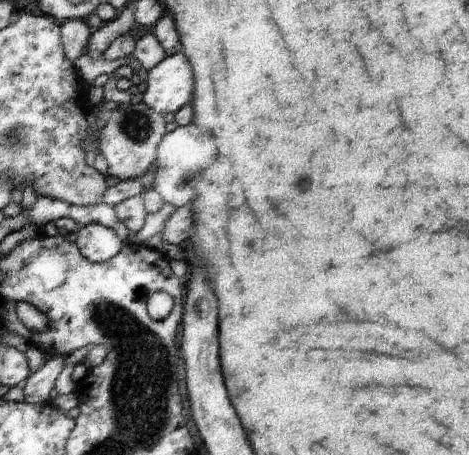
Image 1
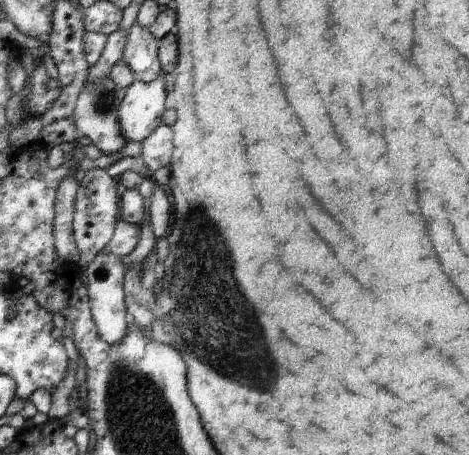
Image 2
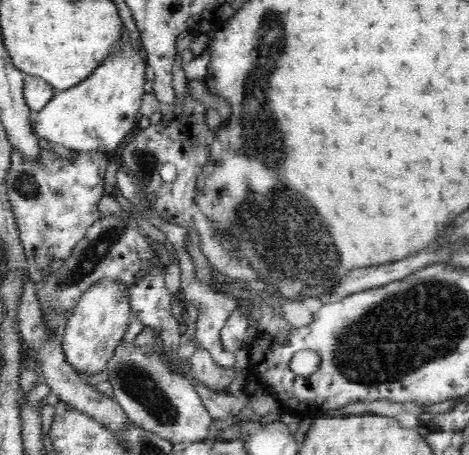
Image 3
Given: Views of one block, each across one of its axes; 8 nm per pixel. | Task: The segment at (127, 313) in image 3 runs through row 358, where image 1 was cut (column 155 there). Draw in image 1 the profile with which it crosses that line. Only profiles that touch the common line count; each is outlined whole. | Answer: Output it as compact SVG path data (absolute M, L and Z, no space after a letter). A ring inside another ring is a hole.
M175 54L149 72L143 102L157 112L177 114L193 100L193 90L193 66L185 54Z

